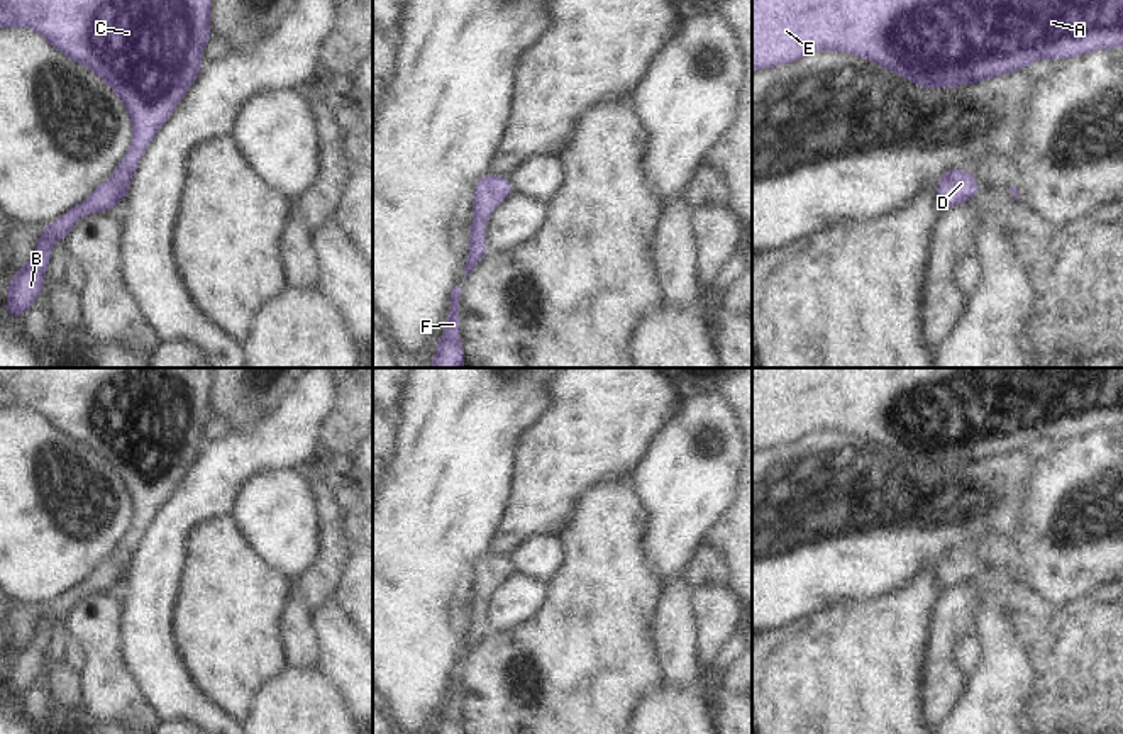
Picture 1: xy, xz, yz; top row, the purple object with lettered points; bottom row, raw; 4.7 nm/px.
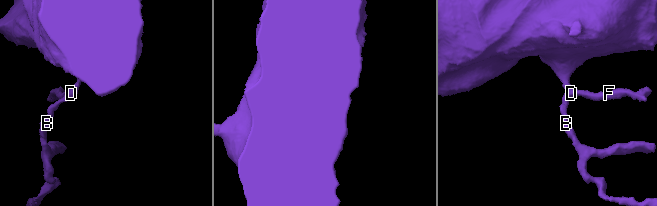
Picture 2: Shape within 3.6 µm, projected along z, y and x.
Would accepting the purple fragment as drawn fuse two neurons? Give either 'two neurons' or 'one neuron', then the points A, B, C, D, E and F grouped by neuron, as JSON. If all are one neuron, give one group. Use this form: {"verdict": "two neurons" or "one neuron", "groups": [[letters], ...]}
{"verdict": "one neuron", "groups": [["A", "B", "C", "D", "E", "F"]]}

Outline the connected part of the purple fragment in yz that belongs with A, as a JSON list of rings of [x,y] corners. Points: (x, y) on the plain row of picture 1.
[[[752,368],[752,451],[789,444],[816,431],[840,431],[894,451],[920,468],[938,470],[1011,454],[1037,439],[1057,442],[1116,427],[1123,427],[1123,368]]]

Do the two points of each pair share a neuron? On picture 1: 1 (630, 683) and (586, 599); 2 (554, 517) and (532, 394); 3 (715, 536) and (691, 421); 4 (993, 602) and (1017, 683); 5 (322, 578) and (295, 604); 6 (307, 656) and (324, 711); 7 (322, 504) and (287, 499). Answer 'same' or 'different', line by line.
1: same
2: different
3: different
4: same
5: different
6: different
7: different

